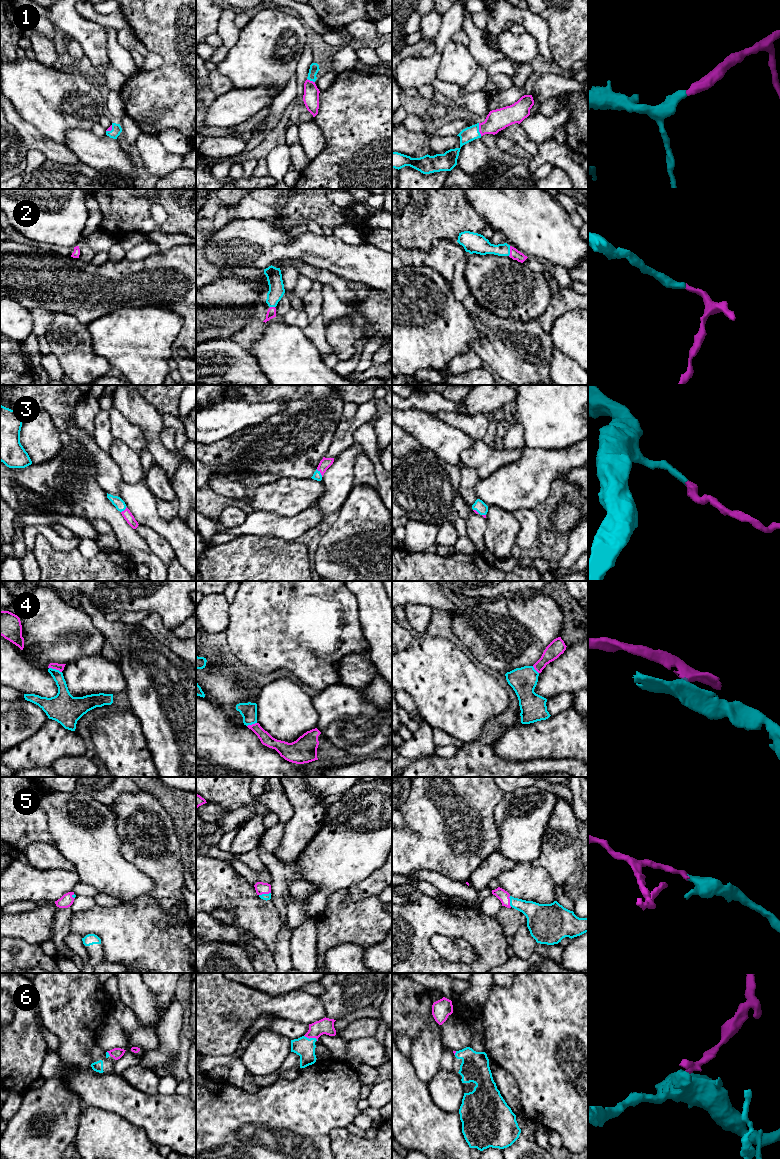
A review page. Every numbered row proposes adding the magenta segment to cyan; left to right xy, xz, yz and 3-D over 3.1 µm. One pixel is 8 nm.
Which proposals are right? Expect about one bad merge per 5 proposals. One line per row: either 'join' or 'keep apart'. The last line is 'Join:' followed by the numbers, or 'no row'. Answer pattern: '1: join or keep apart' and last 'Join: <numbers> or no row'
1: join
2: join
3: join
4: keep apart
5: join
6: join
Join: 1, 2, 3, 5, 6

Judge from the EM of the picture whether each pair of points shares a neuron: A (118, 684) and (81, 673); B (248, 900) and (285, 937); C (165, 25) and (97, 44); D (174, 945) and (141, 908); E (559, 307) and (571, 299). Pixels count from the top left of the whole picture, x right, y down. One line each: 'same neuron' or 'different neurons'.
A: same neuron
B: different neurons
C: different neurons
D: same neuron
E: same neuron

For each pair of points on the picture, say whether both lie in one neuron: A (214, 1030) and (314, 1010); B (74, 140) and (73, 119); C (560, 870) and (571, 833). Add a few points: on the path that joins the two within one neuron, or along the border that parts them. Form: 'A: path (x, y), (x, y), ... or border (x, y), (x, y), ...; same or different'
A: path (239, 1013), (246, 1006), (289, 1006); same
B: border (90, 129), (69, 129), (65, 133), (64, 143); different
C: path (560, 861), (562, 842); same

